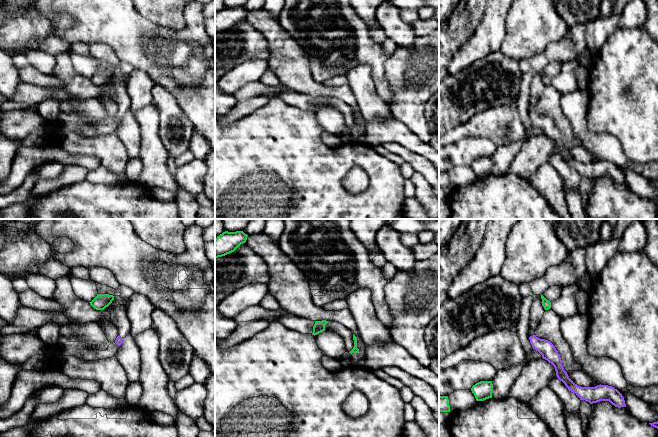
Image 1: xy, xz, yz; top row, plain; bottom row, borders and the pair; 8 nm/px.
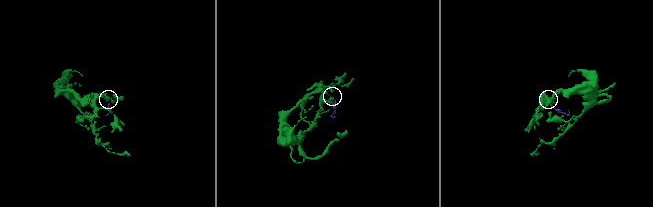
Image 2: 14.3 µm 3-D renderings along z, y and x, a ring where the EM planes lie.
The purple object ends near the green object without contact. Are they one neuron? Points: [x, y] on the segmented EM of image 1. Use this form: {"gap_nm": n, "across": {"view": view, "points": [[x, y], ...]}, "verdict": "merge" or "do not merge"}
{"gap_nm": 220, "across": {"view": "yz", "points": [[535, 335], [545, 309]]}, "verdict": "do not merge"}

